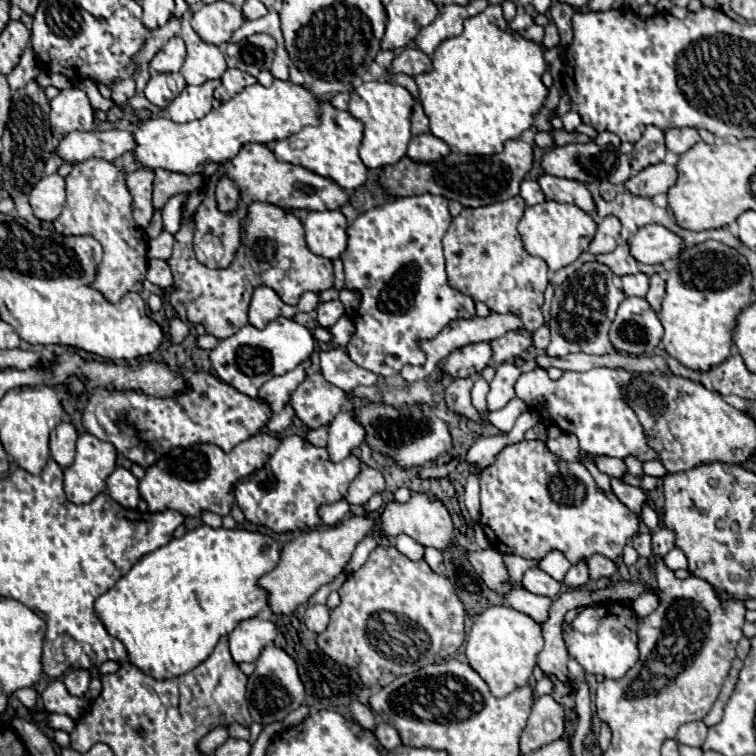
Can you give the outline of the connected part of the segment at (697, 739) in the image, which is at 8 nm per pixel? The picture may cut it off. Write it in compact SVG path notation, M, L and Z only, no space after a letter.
M688 722L688 724L678 728L676 740L680 744L686 744L686 746L702 746L706 732L708 732L708 728L704 722Z

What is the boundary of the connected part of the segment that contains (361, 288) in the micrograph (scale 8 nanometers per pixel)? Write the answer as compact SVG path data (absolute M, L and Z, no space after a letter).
M422 194L388 202L384 206L362 212L352 226L348 226L348 248L342 256L344 264L344 288L356 290L362 296L358 316L354 316L356 332L346 346L350 358L380 376L394 376L404 364L422 366L426 362L424 352L418 348L418 340L434 338L450 320L474 318L474 300L452 290L448 286L442 254L442 236L450 226L448 200L444 196Z

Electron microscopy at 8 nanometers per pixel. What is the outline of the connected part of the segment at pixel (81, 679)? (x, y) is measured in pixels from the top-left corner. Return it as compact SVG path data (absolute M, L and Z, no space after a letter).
M82 668L70 670L64 676L64 684L72 696L84 696L84 692L88 690L88 684L90 684L90 672L82 670Z

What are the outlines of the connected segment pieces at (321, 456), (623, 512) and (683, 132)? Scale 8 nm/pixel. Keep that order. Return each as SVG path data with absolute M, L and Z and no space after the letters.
M288 436L280 442L272 458L256 470L248 480L236 484L236 502L246 520L272 528L274 532L308 530L320 526L318 506L342 500L354 476L360 472L360 460L348 456L334 464L328 460L326 448L316 448L300 436Z
M522 440L504 446L492 466L482 470L480 478L480 526L492 548L502 554L518 554L522 558L544 558L550 550L560 550L572 564L592 554L618 558L626 542L638 534L638 514L628 510L612 492L596 486L594 478L580 462L566 462L552 454L542 440Z
M672 128L666 132L666 146L676 154L684 154L700 140L696 128Z

